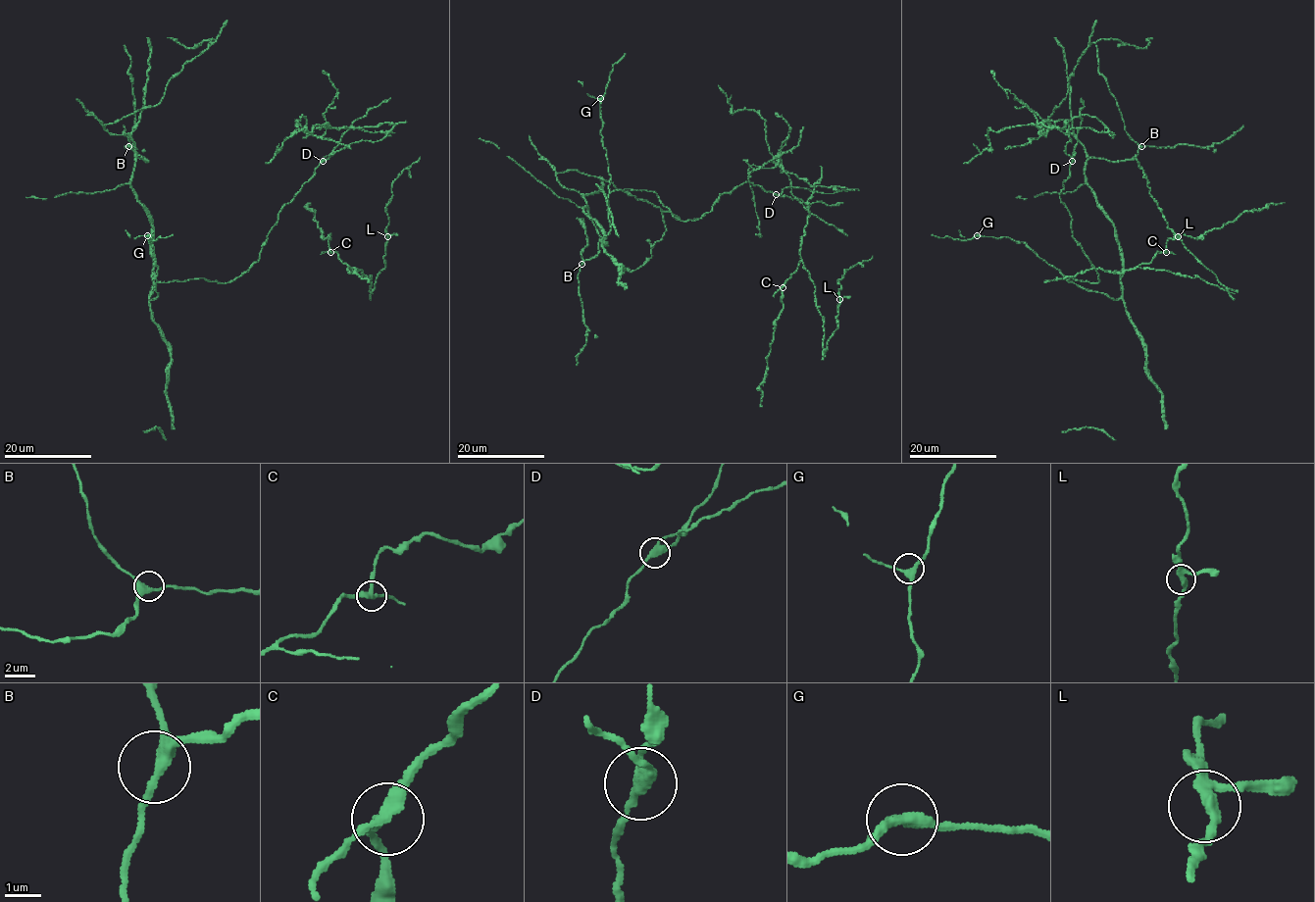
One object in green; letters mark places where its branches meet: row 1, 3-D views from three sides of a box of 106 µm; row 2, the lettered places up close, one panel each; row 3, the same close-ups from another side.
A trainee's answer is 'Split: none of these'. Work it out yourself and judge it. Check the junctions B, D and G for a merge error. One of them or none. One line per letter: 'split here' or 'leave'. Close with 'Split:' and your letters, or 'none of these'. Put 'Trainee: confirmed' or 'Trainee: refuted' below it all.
B: leave
D: split here
G: leave
Split: D
Trainee: refuted

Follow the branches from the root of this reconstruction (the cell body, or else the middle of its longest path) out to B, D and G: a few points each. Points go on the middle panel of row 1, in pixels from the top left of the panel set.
B: (727, 193), (699, 219), (681, 221), (652, 191), (613, 190), (605, 245), (583, 209), (600, 241), (581, 264)
D: (727, 193), (750, 181), (775, 194)
G: (727, 193), (719, 194), (699, 219), (681, 221), (652, 191), (611, 191), (600, 98)

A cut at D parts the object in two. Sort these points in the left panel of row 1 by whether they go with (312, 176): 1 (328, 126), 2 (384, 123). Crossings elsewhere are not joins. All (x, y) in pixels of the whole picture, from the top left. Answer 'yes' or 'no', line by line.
1: no
2: no

